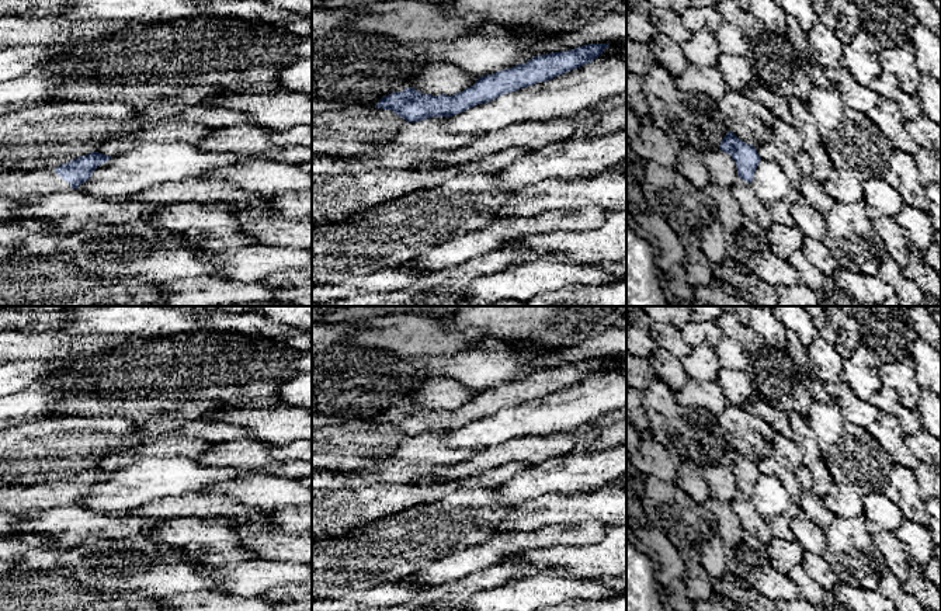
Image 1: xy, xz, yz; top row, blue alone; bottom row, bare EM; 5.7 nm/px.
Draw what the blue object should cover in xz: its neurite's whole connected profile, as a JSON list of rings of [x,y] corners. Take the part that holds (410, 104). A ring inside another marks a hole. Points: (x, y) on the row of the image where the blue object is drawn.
[[[588,44],[570,51],[552,52],[531,58],[492,74],[485,74],[463,91],[452,96],[423,94],[413,87],[382,97],[375,108],[392,110],[407,122],[433,117],[451,117],[482,103],[489,103],[506,93],[546,81],[577,69],[598,58],[610,44]]]

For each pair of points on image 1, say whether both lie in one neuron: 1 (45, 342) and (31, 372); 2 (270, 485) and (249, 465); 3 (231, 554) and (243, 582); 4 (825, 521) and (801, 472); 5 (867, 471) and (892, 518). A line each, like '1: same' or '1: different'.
1: different
2: different
3: different
4: same
5: different

